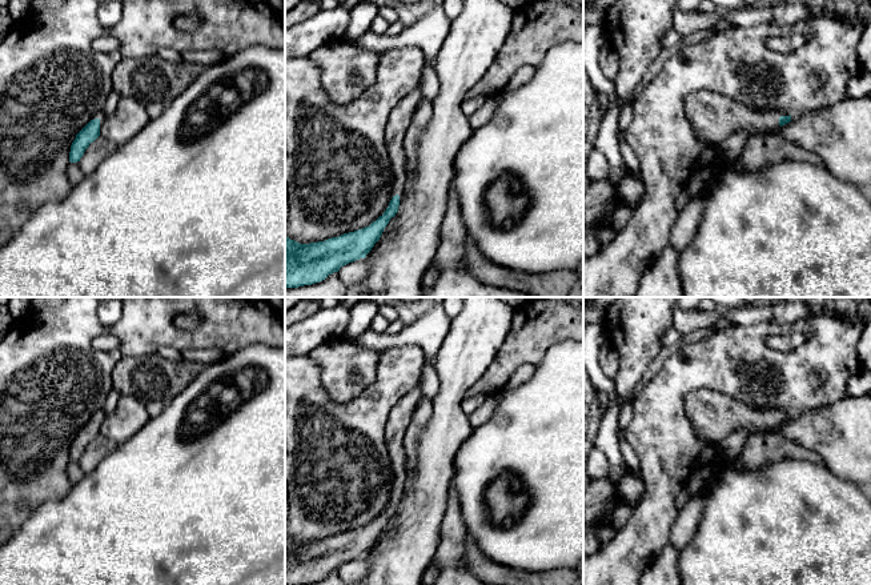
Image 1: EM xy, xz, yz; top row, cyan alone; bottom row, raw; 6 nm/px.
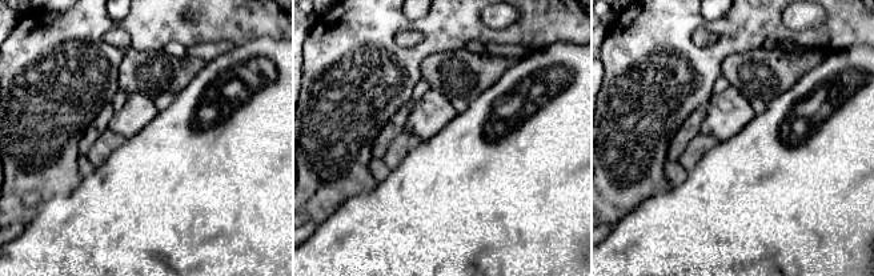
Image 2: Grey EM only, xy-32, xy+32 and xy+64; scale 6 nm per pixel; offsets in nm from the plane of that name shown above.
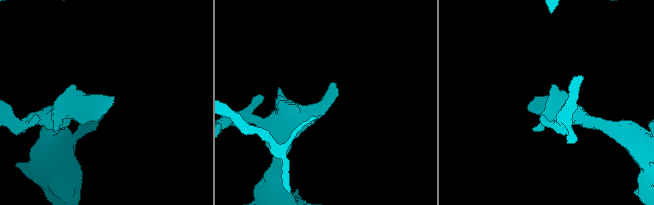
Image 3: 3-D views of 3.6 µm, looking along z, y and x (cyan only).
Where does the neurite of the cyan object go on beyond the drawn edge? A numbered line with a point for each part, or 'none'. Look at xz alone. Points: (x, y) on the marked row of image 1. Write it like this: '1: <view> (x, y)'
1: xz (400, 119)

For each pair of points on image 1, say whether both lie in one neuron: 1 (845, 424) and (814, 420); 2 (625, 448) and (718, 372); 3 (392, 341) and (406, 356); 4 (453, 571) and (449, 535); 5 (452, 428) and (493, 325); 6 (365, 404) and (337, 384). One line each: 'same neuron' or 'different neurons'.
1: same neuron
2: different neurons
3: different neurons
4: same neuron
5: same neuron
6: different neurons

